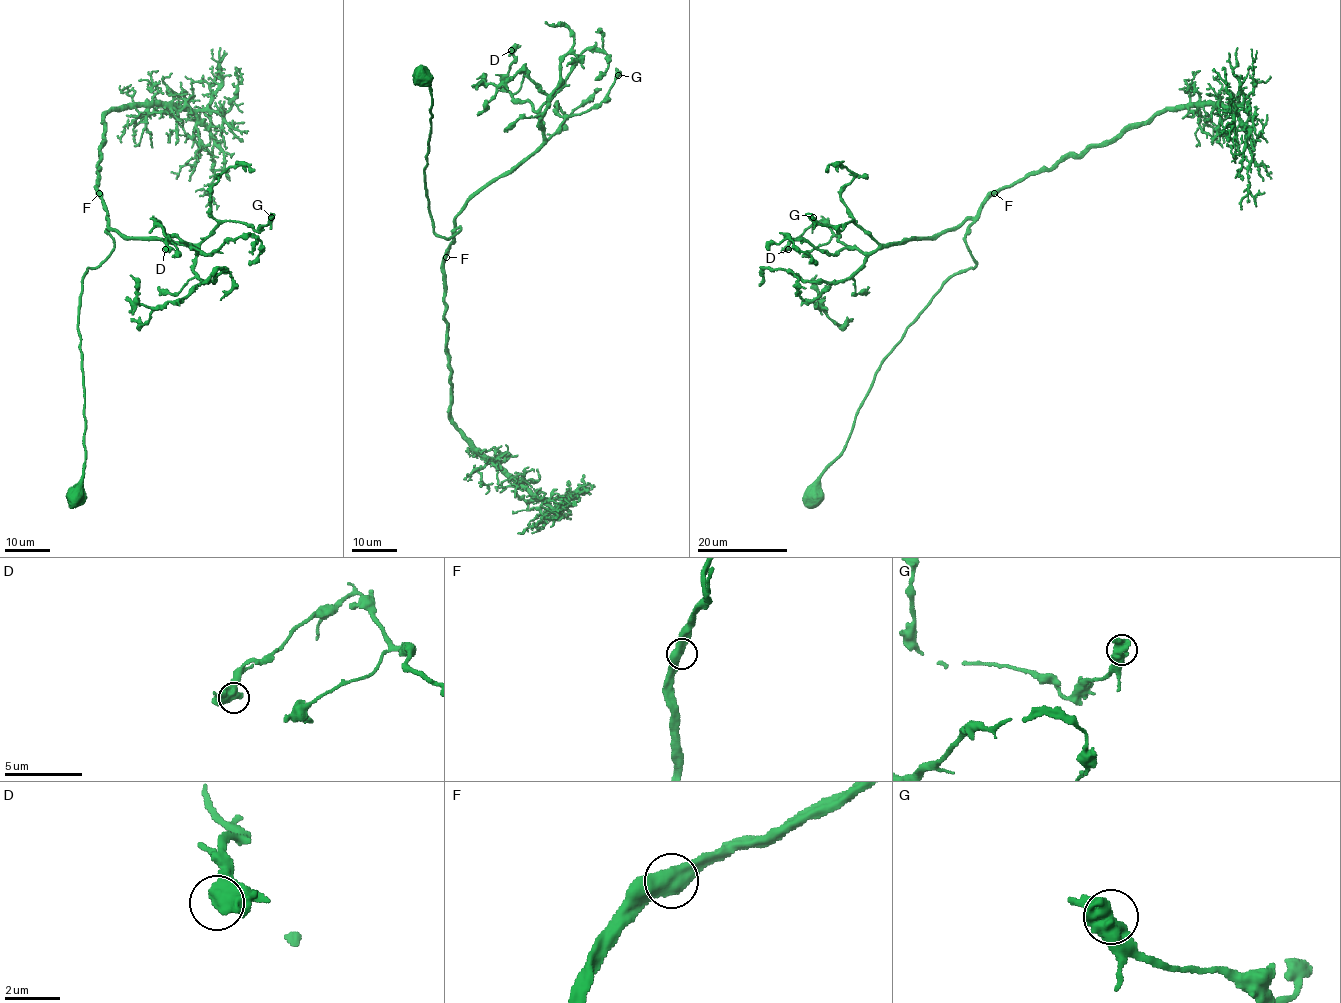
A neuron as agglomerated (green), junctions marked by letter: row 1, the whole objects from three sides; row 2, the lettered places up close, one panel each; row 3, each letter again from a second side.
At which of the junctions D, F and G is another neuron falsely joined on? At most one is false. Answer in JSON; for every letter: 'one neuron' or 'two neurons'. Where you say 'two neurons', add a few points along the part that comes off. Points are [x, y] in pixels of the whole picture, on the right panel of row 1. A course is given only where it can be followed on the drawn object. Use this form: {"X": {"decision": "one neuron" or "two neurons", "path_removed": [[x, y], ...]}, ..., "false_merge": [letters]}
{"D": {"decision": "one neuron"}, "F": {"decision": "one neuron"}, "G": {"decision": "one neuron"}, "false_merge": []}

